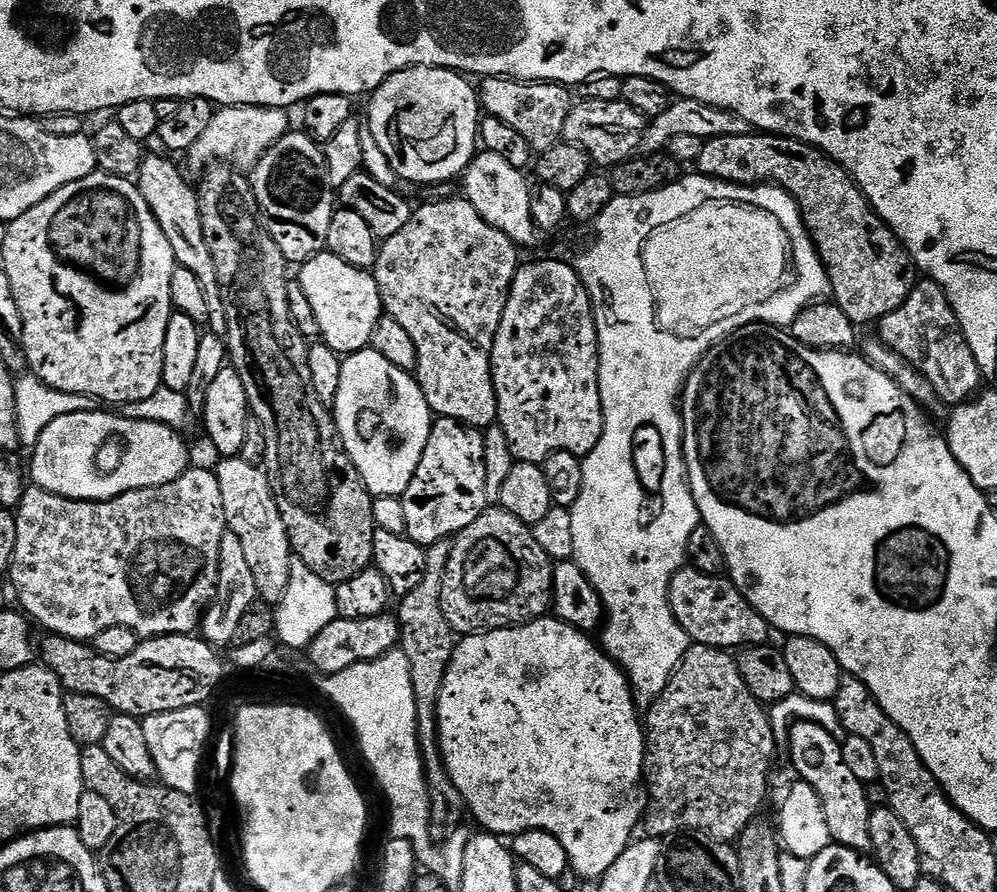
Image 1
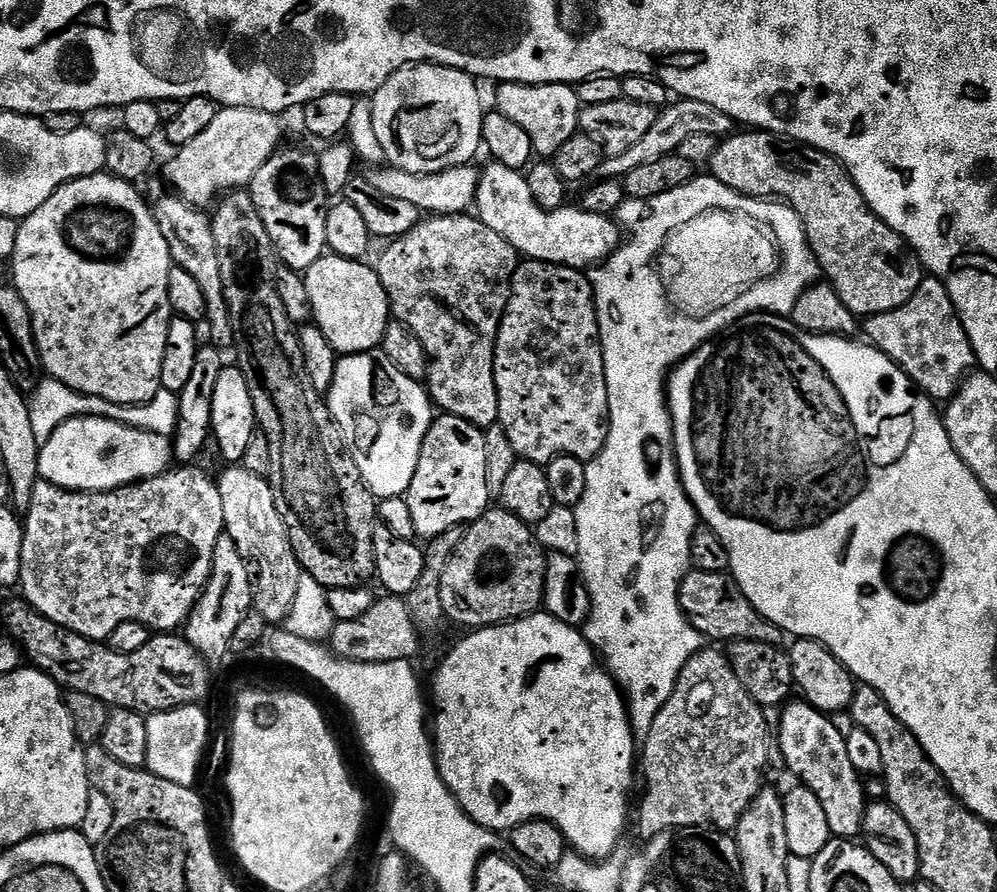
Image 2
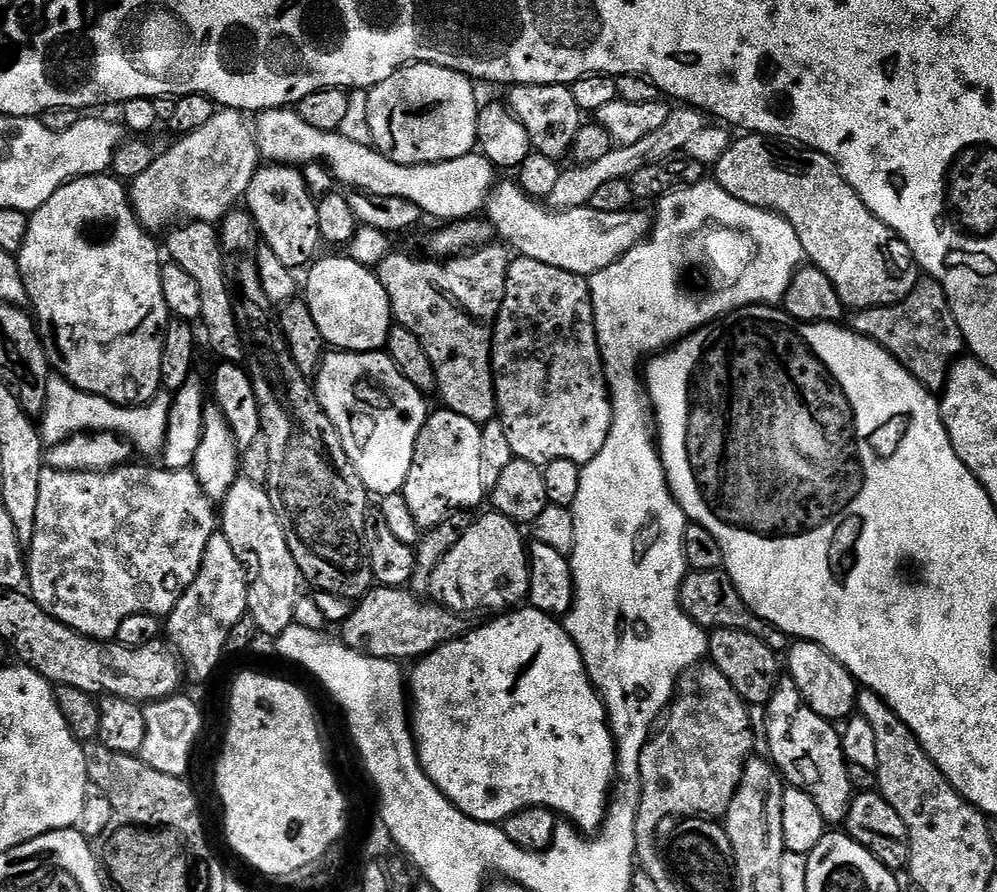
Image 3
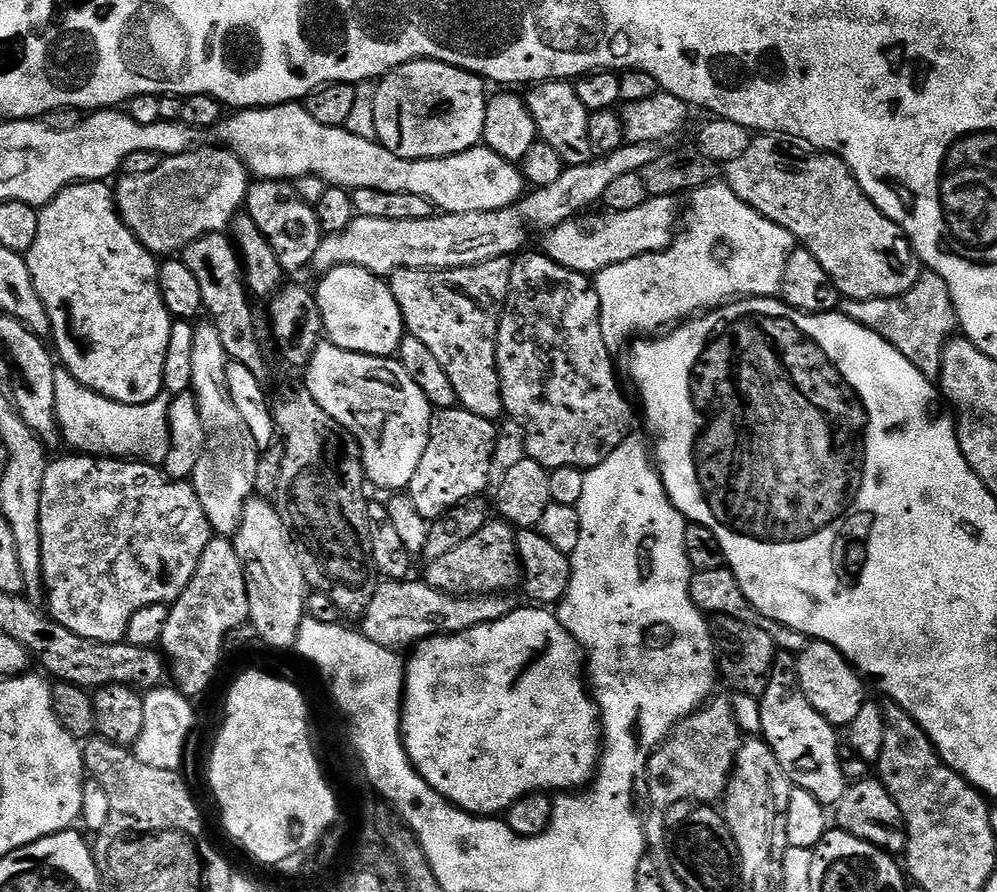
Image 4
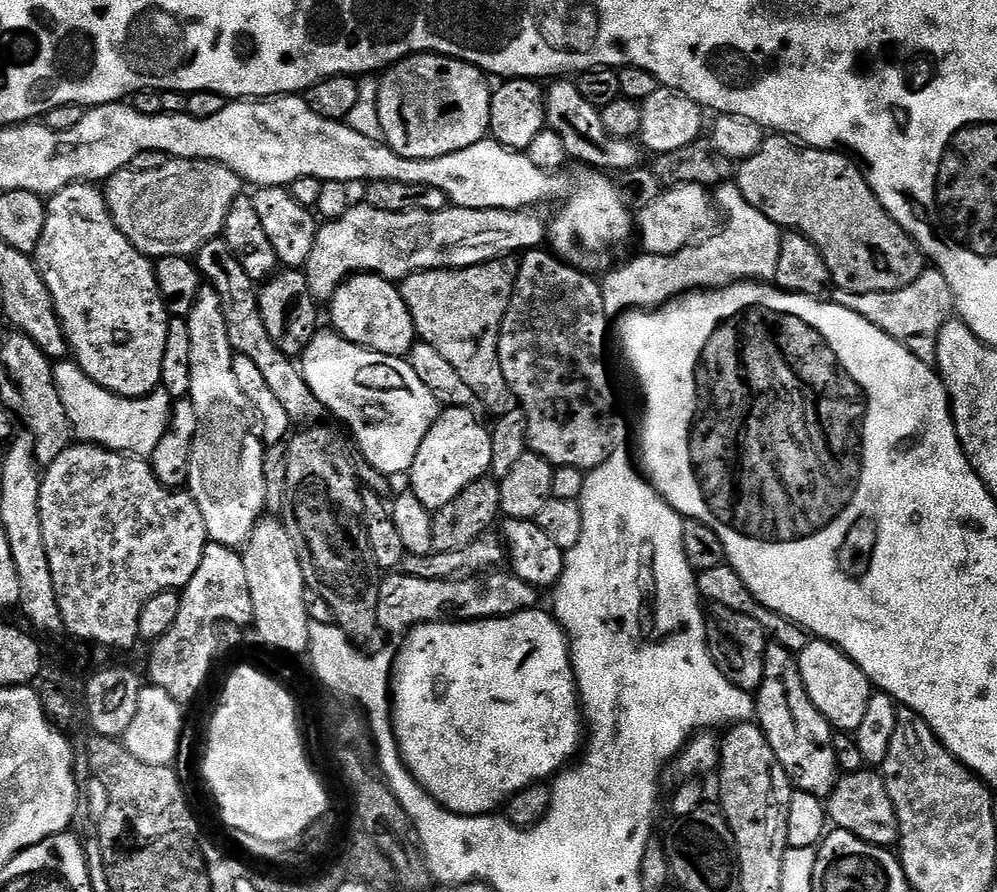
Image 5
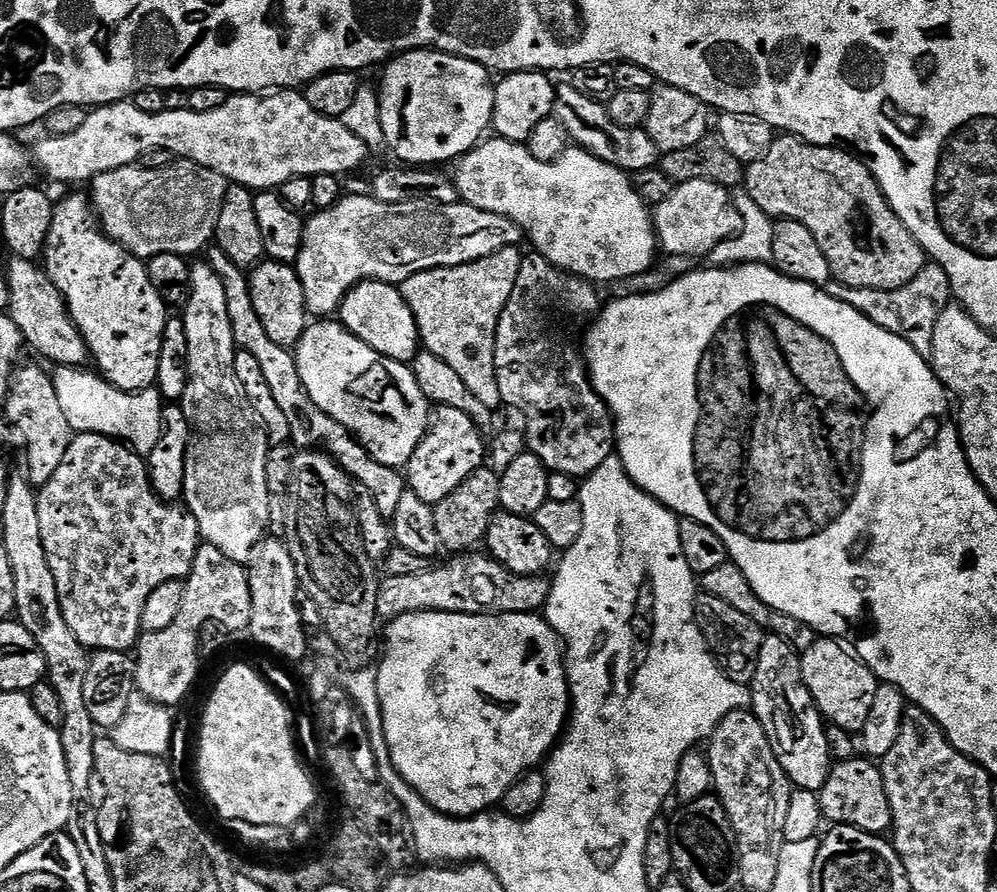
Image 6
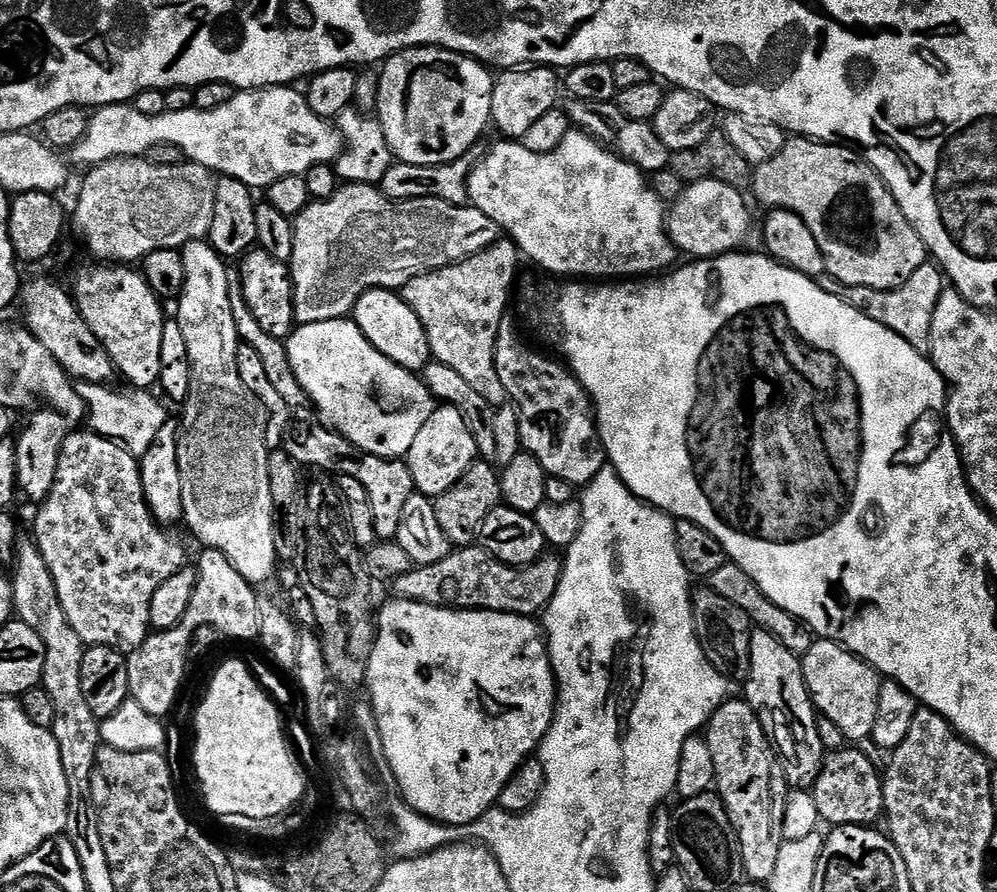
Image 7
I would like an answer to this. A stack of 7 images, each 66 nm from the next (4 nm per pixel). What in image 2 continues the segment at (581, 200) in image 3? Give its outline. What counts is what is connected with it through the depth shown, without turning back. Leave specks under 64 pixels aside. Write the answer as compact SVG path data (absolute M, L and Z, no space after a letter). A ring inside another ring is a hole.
M677 99L669 103L657 115L654 126L650 126L646 138L641 138L626 154L609 156L601 164L599 175L604 178L623 178L630 174L630 170L638 170L638 166L646 166L646 162L659 162L660 159L673 155L686 138L691 138L693 134L710 134L717 138L727 138L737 131L737 121L730 119L722 110L714 110L714 106L706 106L706 102L694 102L693 100Z

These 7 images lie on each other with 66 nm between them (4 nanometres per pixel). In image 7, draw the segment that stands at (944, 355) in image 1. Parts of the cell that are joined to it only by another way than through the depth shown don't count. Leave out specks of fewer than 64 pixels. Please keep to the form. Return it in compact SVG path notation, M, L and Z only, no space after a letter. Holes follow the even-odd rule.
M929 262L918 266L914 274L902 286L894 290L874 290L866 286L846 286L839 284L833 276L825 275L822 287L828 292L833 292L850 306L854 306L860 312L865 312L874 322L886 326L886 330L894 330L894 334L901 336L914 350L927 353L932 346L930 330L934 326L934 310L938 310L938 298L946 291L946 276L939 264Z

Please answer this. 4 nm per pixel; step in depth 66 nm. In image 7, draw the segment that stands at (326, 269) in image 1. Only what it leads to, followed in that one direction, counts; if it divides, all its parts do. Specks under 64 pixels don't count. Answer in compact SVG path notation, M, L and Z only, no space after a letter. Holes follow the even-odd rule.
M375 288L357 298L350 316L356 321L370 346L386 354L390 362L402 366L406 371L423 373L424 368L433 359L427 331L422 326L418 314L404 301L403 295L386 288Z

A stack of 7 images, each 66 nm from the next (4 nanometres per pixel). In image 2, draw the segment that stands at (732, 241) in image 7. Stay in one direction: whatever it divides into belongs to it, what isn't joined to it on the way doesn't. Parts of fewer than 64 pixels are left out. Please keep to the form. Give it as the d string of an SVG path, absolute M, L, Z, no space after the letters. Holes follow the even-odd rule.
M495 162L483 165L478 190L476 191L476 203L474 212L480 221L494 230L499 237L504 238L514 246L521 257L529 260L541 260L551 264L565 264L567 268L591 269L599 266L620 247L622 243L622 229L612 216L602 214L590 214L579 206L565 206L554 212L547 212L538 202L534 202L534 194L530 194L528 177L523 171L502 166Z

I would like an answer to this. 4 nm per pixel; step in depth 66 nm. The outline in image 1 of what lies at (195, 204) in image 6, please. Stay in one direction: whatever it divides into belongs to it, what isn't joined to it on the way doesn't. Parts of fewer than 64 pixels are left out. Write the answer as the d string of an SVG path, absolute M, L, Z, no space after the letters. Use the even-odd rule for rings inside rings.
M249 104L221 107L213 115L210 126L206 126L202 138L198 138L198 142L194 142L192 149L186 153L186 160L197 170L213 162L226 164L237 170L251 170L263 158L266 150L270 150L270 146L274 146L277 140L290 131L288 115L283 108L259 108Z

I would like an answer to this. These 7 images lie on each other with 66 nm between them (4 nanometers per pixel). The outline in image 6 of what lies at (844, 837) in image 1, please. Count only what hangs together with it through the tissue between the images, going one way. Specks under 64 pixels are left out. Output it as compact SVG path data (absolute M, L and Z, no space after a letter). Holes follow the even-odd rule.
M765 635L758 654L758 670L751 685L751 711L762 722L770 746L780 759L782 770L793 789L819 793L826 782L830 757L824 729L826 721L820 715L810 690L804 685L797 649L782 636Z

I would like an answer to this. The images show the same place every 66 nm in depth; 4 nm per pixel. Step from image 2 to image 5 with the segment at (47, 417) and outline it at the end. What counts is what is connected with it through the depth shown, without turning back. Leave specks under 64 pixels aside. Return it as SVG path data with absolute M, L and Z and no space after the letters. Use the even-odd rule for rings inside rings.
M75 362L55 365L56 385L66 406L66 414L72 423L77 441L98 444L112 452L123 452L137 458L150 458L162 442L162 434L168 429L168 418L172 414L173 397L163 386L148 396L119 396L94 382Z

